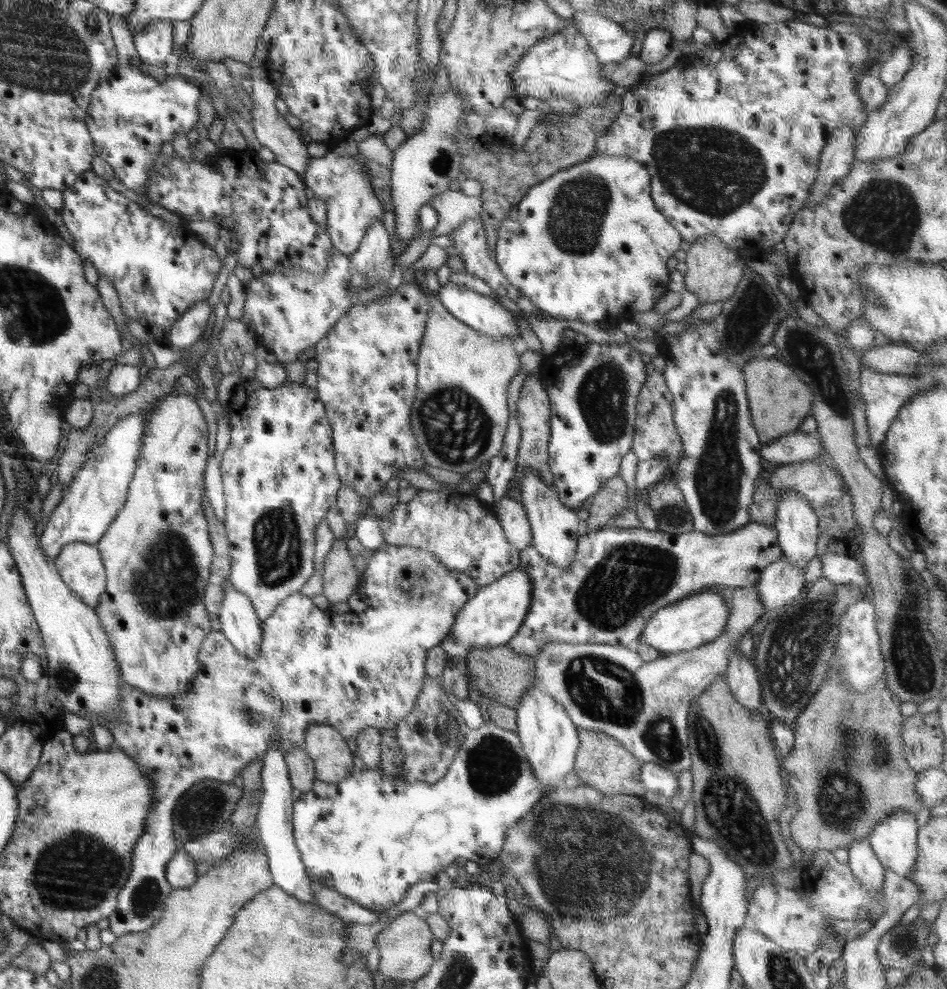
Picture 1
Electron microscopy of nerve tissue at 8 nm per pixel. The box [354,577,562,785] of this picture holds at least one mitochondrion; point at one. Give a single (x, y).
(446, 733)

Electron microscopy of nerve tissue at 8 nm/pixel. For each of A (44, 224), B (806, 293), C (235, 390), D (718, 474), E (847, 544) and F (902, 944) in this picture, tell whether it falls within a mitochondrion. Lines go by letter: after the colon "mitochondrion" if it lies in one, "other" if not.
A: other
B: other
C: other
D: mitochondrion
E: other
F: mitochondrion

